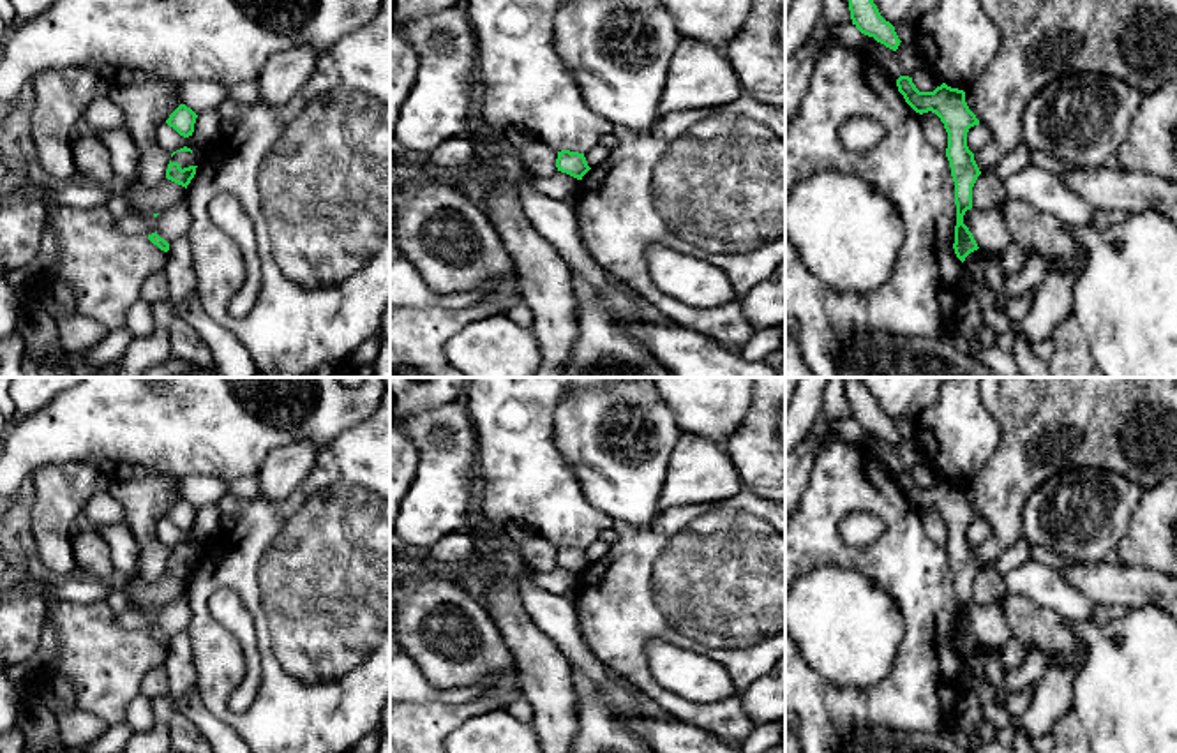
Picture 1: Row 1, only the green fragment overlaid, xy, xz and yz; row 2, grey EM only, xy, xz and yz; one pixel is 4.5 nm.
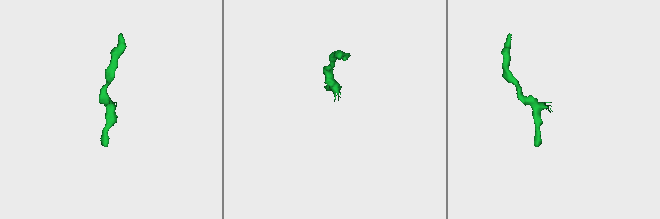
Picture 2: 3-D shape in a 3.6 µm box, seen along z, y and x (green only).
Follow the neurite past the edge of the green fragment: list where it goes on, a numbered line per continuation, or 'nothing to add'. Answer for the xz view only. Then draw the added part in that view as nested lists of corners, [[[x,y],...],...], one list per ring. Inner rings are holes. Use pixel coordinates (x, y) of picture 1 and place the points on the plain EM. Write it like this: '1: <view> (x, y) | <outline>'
nothing to add

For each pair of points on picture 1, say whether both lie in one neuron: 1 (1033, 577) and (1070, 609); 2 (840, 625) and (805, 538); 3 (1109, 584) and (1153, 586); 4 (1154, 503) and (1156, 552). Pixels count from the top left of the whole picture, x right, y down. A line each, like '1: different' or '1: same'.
1: same
2: different
3: same
4: same

